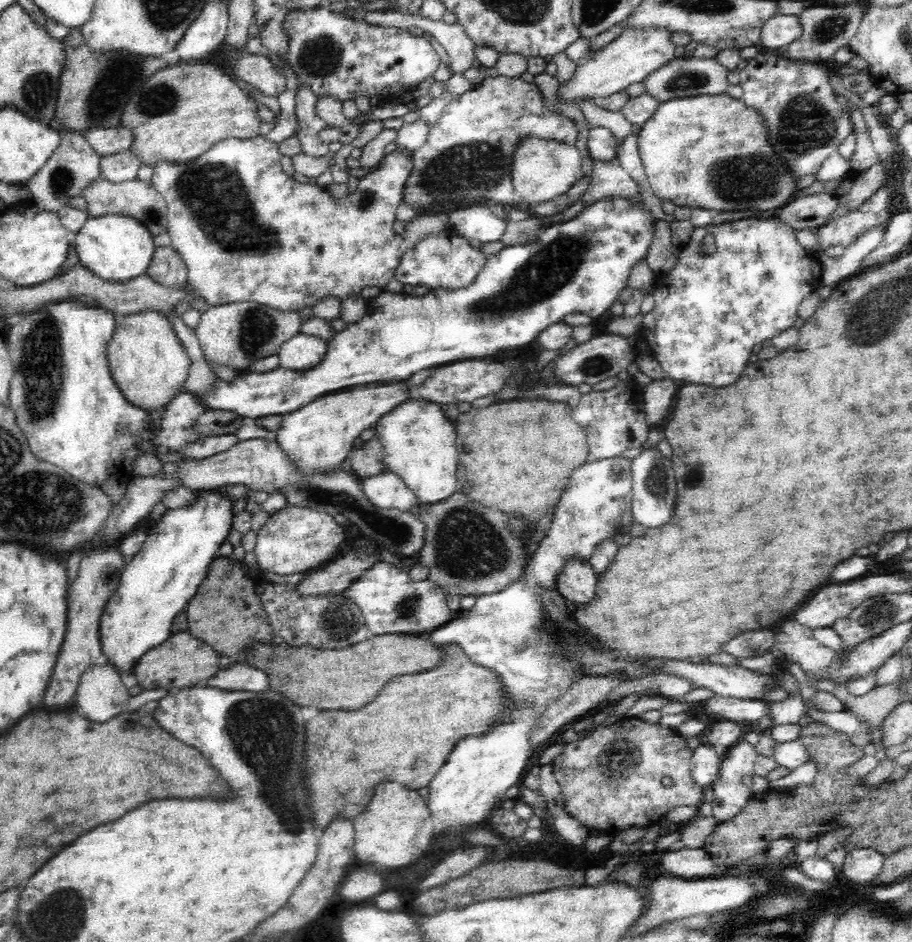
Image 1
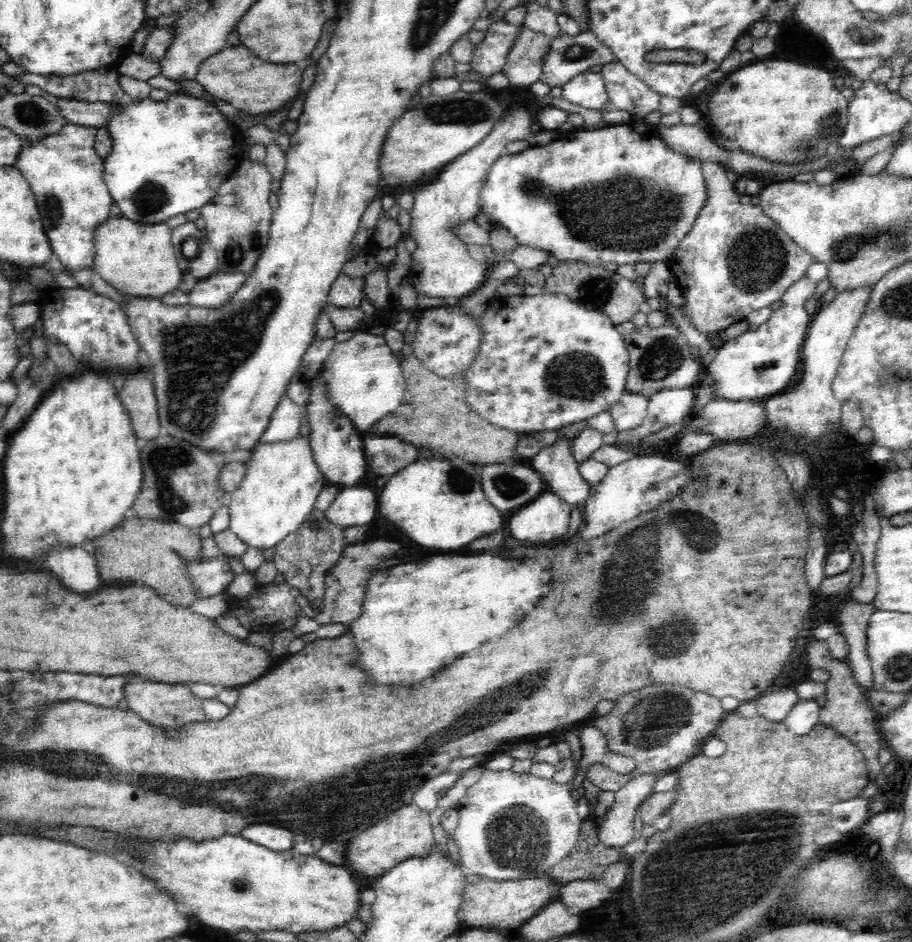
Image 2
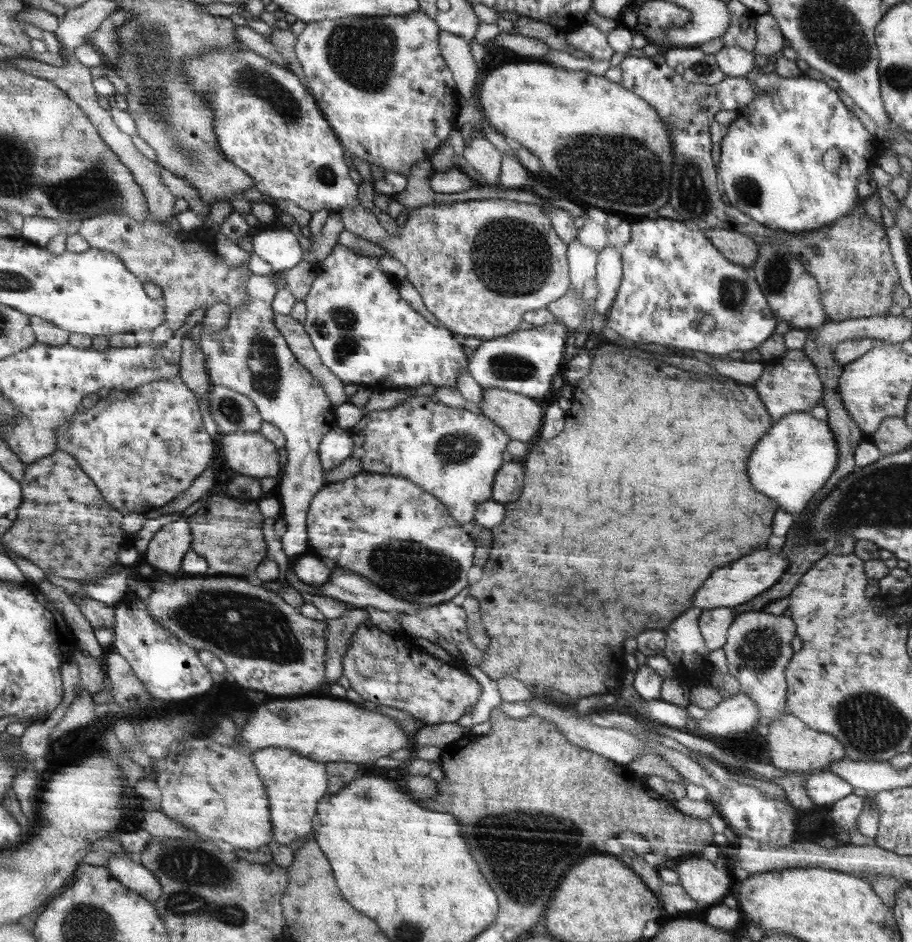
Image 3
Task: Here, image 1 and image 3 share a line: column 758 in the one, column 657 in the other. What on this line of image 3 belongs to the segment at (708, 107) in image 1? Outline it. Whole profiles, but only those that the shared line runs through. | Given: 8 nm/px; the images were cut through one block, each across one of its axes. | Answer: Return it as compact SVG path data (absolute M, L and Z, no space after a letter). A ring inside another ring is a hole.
M541 60L504 64L486 72L478 88L478 105L496 130L511 143L518 142L540 158L544 170L558 182L569 184L574 198L609 213L644 217L670 201L674 145L662 115L646 99L620 83L584 70L564 69Z

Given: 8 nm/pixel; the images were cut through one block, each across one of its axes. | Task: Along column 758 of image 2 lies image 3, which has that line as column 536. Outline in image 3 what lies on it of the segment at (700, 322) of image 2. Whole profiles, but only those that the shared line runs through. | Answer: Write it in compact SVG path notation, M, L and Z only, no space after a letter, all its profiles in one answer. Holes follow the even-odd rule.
M506 199L468 200L452 204L427 204L399 218L397 234L391 234L376 215L360 206L338 211L345 230L378 244L402 262L406 278L422 296L434 320L464 337L483 341L518 332L524 312L538 310L567 294L571 285L567 242L554 232L551 219L538 205Z

